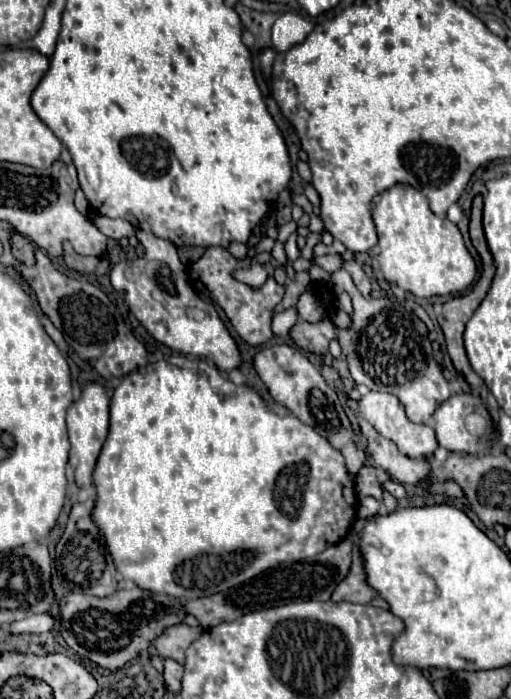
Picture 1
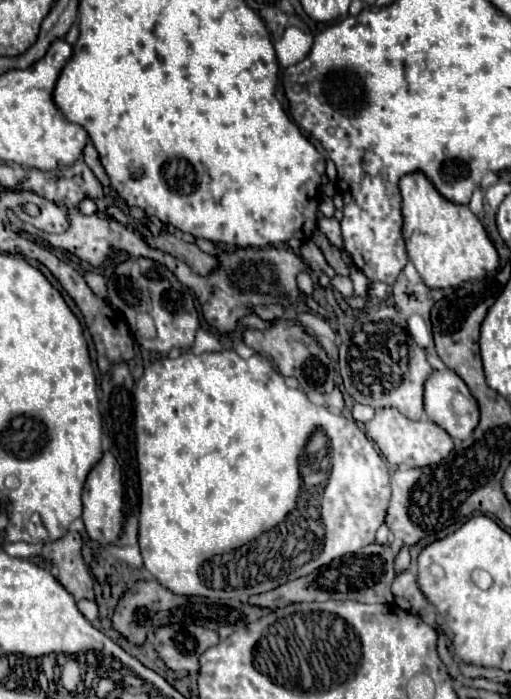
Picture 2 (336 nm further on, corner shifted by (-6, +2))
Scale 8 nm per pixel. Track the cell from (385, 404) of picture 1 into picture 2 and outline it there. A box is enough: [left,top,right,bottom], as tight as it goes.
[364,408,454,468]

